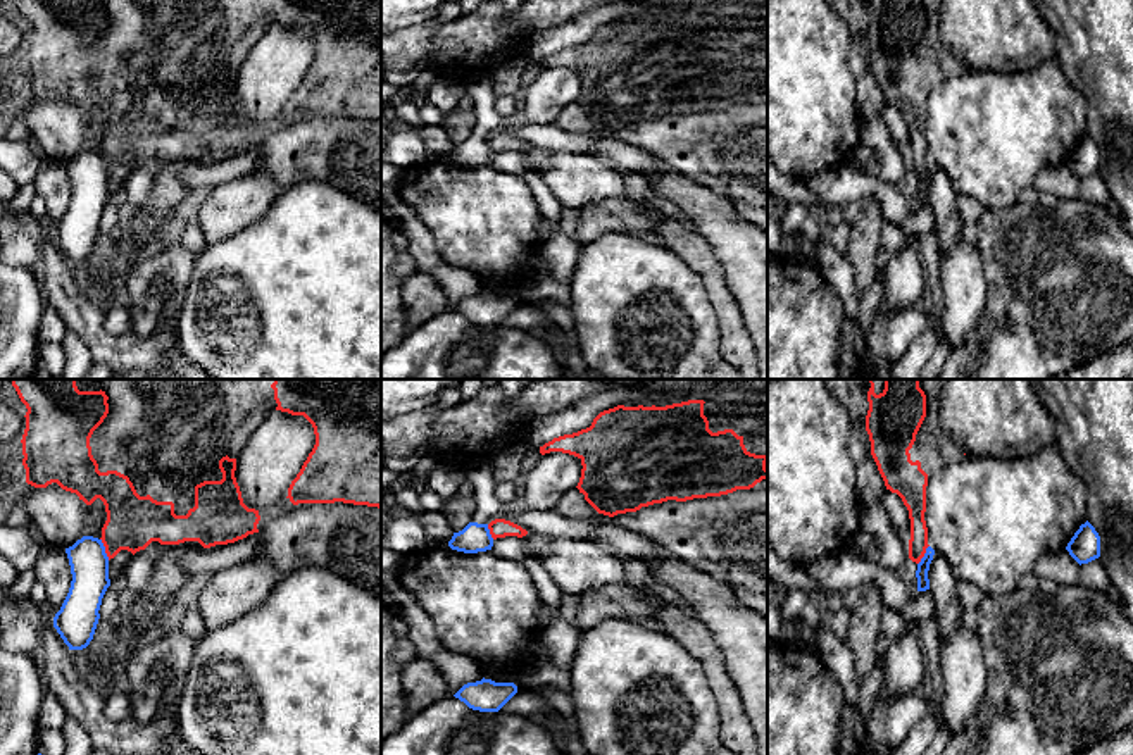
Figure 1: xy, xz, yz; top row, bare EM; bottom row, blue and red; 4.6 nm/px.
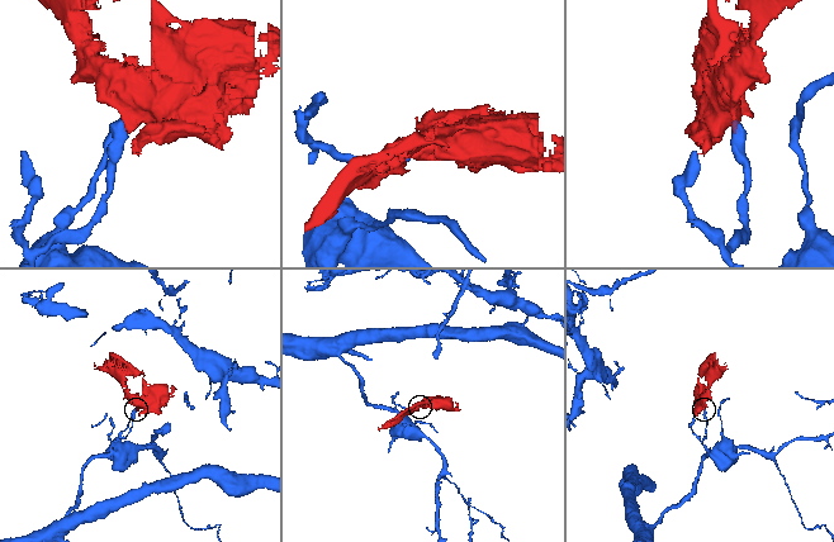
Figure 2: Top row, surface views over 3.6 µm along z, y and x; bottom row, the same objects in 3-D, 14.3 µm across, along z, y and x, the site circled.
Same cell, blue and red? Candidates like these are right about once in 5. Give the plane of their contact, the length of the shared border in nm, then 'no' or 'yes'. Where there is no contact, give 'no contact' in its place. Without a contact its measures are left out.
contact in xy; length 110 nm; no

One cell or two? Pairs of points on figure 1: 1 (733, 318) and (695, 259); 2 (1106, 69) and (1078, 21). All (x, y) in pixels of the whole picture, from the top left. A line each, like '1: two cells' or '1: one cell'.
1: one cell
2: one cell

